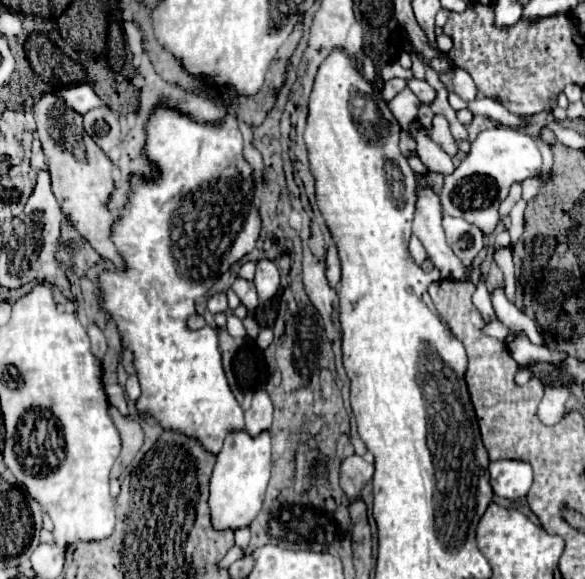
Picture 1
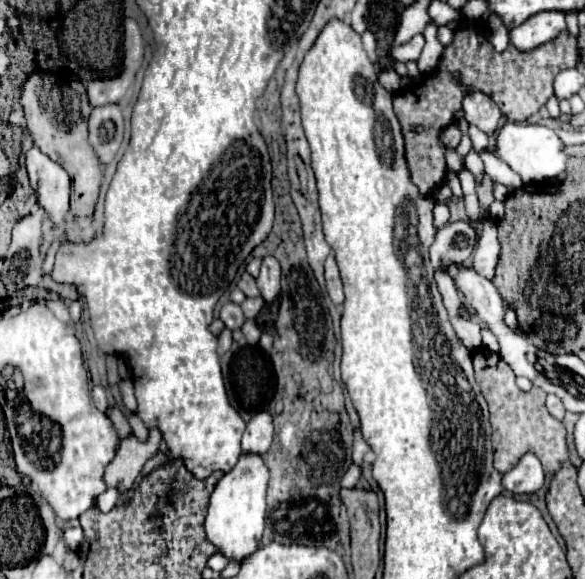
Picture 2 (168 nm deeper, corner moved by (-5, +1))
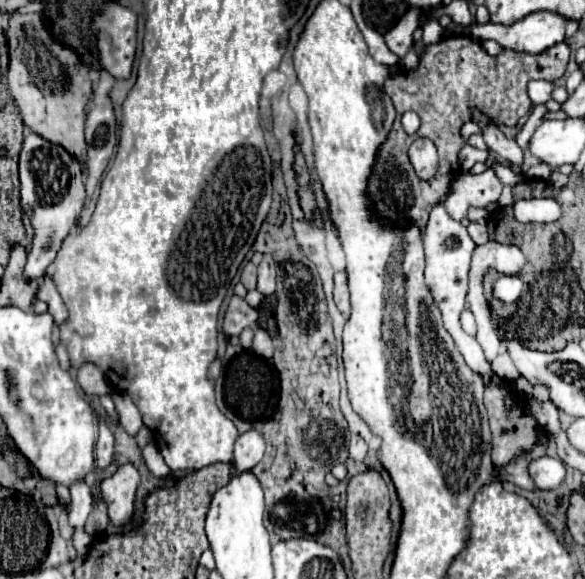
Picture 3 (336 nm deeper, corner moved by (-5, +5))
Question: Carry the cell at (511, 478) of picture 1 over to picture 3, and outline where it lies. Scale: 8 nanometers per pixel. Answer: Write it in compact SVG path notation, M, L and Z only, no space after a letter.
M544 455L530 465L530 475L540 489L556 489L566 477L566 467L560 459Z

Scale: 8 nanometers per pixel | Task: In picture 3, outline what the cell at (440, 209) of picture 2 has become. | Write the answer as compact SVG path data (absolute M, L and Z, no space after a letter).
M490 167L484 173L464 171L451 185L444 207L448 215L456 221L466 219L470 207L486 207L498 201L502 191L502 183Z

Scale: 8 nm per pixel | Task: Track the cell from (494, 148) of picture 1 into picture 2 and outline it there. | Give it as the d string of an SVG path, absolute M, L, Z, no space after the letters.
M506 123L496 133L496 147L494 155L510 165L514 173L520 175L520 179L530 183L540 183L548 177L554 177L566 169L566 157L562 153L562 141L550 127L542 125L530 125L530 123Z

